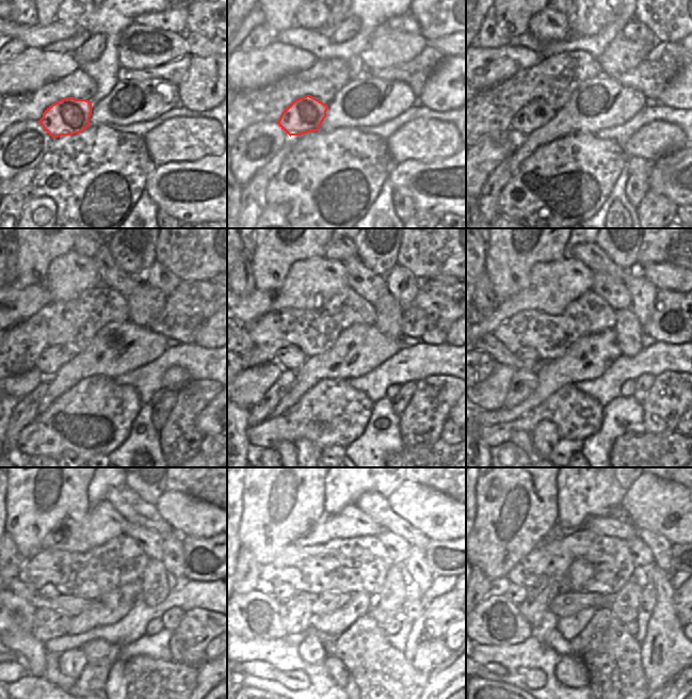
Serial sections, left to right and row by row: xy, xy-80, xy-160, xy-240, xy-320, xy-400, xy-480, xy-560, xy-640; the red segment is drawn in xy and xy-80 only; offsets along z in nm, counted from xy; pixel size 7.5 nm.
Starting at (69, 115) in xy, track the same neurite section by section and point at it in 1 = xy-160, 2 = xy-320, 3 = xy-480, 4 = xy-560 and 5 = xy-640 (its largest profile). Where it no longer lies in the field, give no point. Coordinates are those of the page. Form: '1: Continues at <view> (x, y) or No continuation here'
1: Continues at xy-160 (536, 113)
2: Continues at xy-320 (289, 358)
3: Continues at xy-480 (48, 591)
4: Continues at xy-560 (283, 592)
5: Continues at xy-640 (516, 593)

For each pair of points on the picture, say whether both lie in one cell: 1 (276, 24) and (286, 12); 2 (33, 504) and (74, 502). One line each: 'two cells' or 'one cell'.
1: one cell
2: one cell

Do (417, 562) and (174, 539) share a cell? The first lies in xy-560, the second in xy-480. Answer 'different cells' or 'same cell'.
same cell

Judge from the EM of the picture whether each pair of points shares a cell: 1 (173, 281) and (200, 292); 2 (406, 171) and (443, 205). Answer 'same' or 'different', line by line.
1: different
2: same

